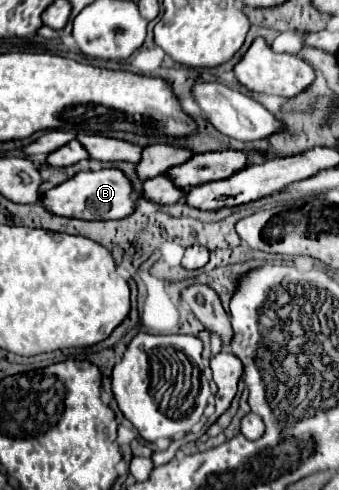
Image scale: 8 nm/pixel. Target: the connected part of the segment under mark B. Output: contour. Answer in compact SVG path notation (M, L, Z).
M98 170L98 172L78 172L74 178L50 188L42 194L40 202L50 214L64 218L80 218L80 220L118 220L128 216L136 202L130 198L132 186L128 178L120 170Z

